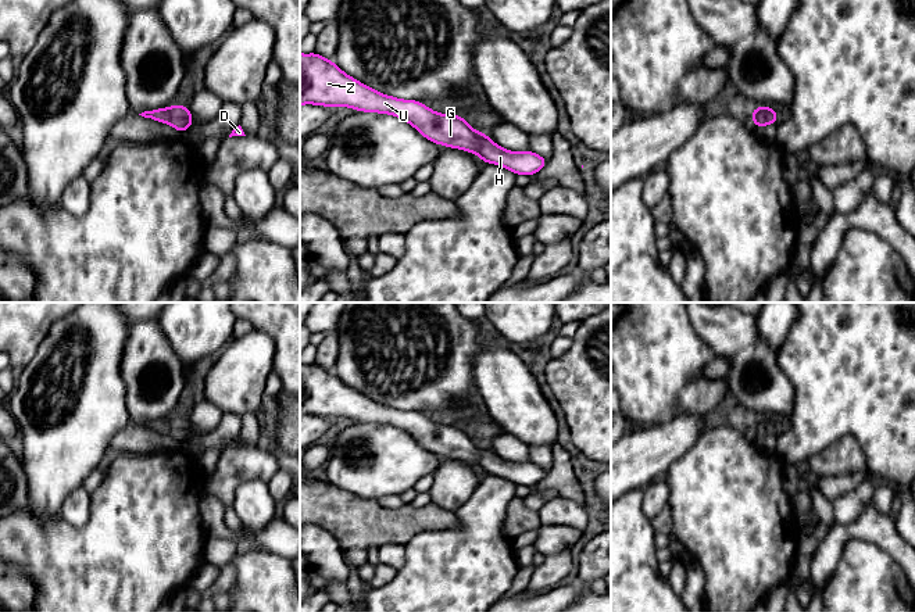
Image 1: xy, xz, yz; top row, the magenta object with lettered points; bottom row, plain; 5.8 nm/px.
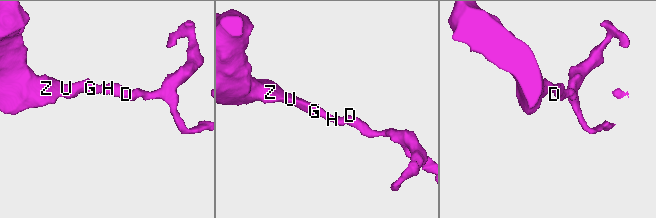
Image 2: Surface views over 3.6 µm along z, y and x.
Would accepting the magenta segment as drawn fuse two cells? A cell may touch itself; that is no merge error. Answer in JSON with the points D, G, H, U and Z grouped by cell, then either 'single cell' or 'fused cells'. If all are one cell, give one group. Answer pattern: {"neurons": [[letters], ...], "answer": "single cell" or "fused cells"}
{"neurons": [["D", "G", "H", "U", "Z"]], "answer": "single cell"}

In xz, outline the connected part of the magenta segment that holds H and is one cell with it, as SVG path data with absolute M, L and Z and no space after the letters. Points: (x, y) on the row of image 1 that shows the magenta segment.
M300 53L300 105L350 107L355 111L396 115L435 144L473 153L485 164L497 164L517 175L533 176L548 158L528 150L515 153L471 128L462 115L435 112L422 101L386 96L344 74L321 54Z

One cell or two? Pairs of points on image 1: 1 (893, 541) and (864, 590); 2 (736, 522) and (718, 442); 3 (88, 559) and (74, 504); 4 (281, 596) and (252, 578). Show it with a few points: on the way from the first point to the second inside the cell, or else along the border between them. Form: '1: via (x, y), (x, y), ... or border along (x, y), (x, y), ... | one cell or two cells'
1: border along (857, 537), (879, 546), (900, 566) | two cells
2: via (728, 503), (724, 461) | one cell
3: border along (90, 496), (84, 525), (60, 518) | two cells
4: via (274, 596), (258, 583) | one cell

